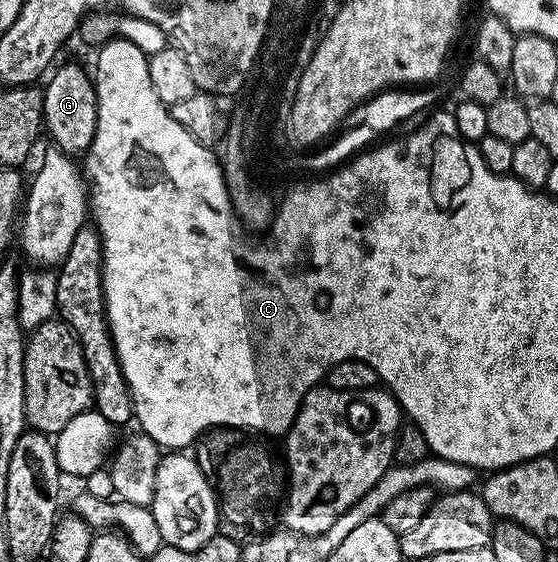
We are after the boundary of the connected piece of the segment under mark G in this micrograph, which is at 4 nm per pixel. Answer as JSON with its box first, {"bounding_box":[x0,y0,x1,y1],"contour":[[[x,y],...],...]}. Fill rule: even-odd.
{"bounding_box":[42,62,97,156],"contour":[[[67,62],[64,66],[56,65],[46,79],[47,87],[42,87],[43,93],[43,123],[46,133],[51,133],[50,141],[58,146],[68,156],[82,155],[91,147],[91,141],[97,128],[97,96],[95,95],[95,79],[83,66],[75,62]]]}

